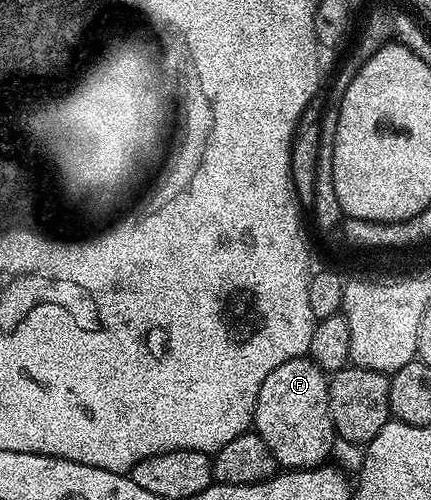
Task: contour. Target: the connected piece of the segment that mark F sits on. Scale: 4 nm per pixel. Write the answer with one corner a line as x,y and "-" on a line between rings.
310,357
291,359
272,370
270,377
262,381
262,389
256,391
256,408
252,414
254,430
257,435
270,445
277,464
281,468
301,471
304,467
318,467
332,451
332,418
330,417
330,393
328,392
329,376

